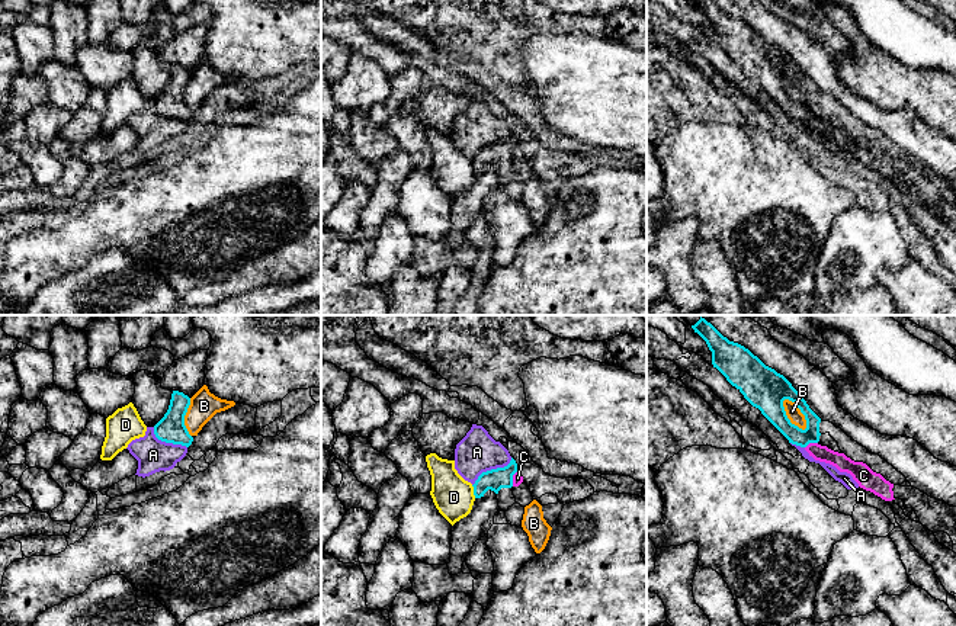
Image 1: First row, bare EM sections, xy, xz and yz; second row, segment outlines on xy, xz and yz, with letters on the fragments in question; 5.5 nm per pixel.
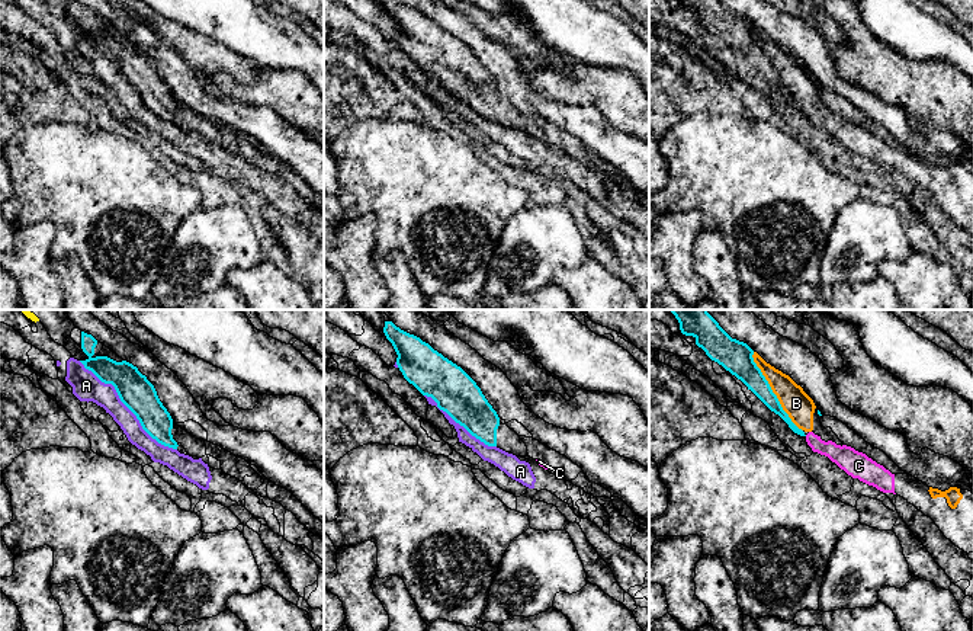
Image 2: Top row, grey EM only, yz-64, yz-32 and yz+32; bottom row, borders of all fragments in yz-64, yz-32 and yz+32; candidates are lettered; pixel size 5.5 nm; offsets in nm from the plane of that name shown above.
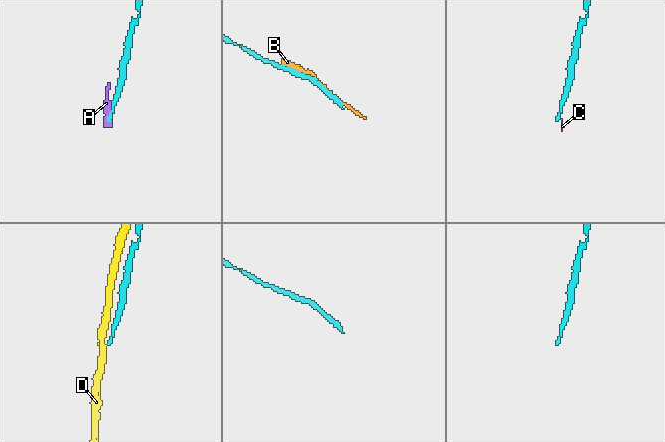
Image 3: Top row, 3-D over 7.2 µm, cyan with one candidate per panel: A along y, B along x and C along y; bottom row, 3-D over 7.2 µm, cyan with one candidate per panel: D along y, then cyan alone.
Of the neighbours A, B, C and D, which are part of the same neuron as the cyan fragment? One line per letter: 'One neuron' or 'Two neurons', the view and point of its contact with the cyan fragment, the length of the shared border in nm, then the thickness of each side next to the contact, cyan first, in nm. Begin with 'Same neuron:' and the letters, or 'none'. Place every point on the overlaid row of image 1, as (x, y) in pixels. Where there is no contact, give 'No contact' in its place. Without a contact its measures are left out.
Same neuron: none
A: Two neurons. Touches cyan at xz (491, 469). Shared border 280 nm. Thickness 120 nm (cyan) against 220 nm
B: Two neurons. Touches cyan at yz (786, 417). Shared border 220 nm. Thickness 220 nm (cyan) against 80 nm
C: Two neurons. Touches cyan at yz (811, 442). Shared border 80 nm. Thickness 110 nm (cyan) against 90 nm
D: Two neurons. Touches cyan at xz (474, 491). Shared border 80 nm. Thickness 120 nm (cyan) against 220 nm

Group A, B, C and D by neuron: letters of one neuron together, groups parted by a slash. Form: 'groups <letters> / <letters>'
groups A / B C / D

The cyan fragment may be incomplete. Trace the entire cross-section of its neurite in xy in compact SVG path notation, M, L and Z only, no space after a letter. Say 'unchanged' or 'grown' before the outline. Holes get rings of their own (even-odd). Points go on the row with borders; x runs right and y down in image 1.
unchanged | M173 391L170 405L164 417L154 426L158 440L189 447L193 437L185 426L185 415L190 405L190 398L183 392Z

